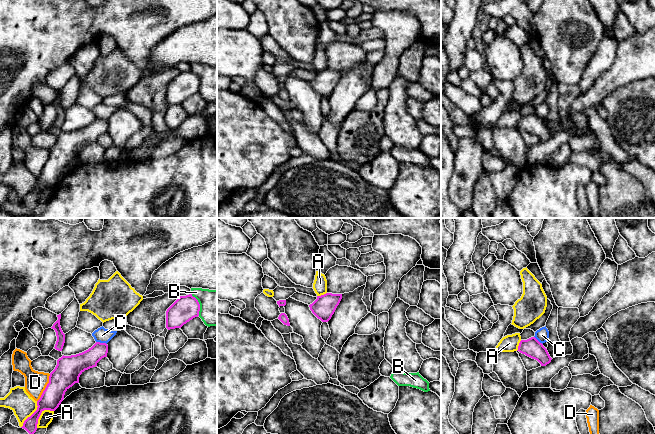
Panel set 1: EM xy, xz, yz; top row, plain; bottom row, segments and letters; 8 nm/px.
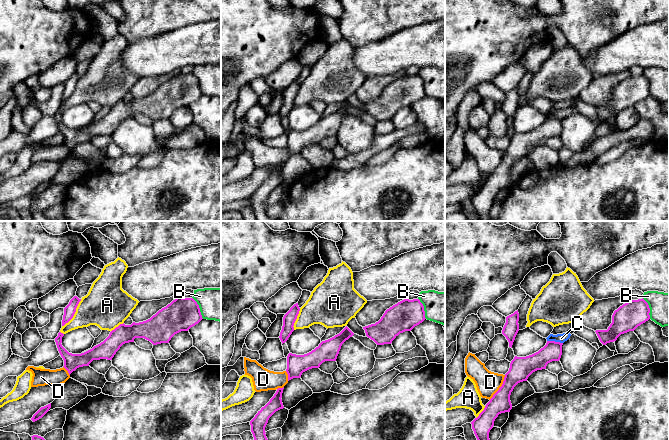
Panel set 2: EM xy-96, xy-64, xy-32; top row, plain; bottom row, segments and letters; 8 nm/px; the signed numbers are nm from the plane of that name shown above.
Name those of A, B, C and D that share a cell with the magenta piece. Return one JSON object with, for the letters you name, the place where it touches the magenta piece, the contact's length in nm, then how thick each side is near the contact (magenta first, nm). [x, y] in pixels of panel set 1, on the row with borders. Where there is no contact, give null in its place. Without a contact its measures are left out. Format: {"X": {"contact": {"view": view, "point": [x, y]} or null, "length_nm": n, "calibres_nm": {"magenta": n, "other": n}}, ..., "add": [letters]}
{"add": []}

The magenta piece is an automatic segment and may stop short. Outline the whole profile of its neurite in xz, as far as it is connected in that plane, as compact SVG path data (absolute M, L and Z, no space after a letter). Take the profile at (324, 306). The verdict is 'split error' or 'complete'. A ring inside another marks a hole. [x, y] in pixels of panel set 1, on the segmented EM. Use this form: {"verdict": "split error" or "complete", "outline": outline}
{"verdict": "complete", "outline": "M326 293L317 296L317 299L309 305L312 313L322 322L328 322L334 314L342 299L342 294Z"}

